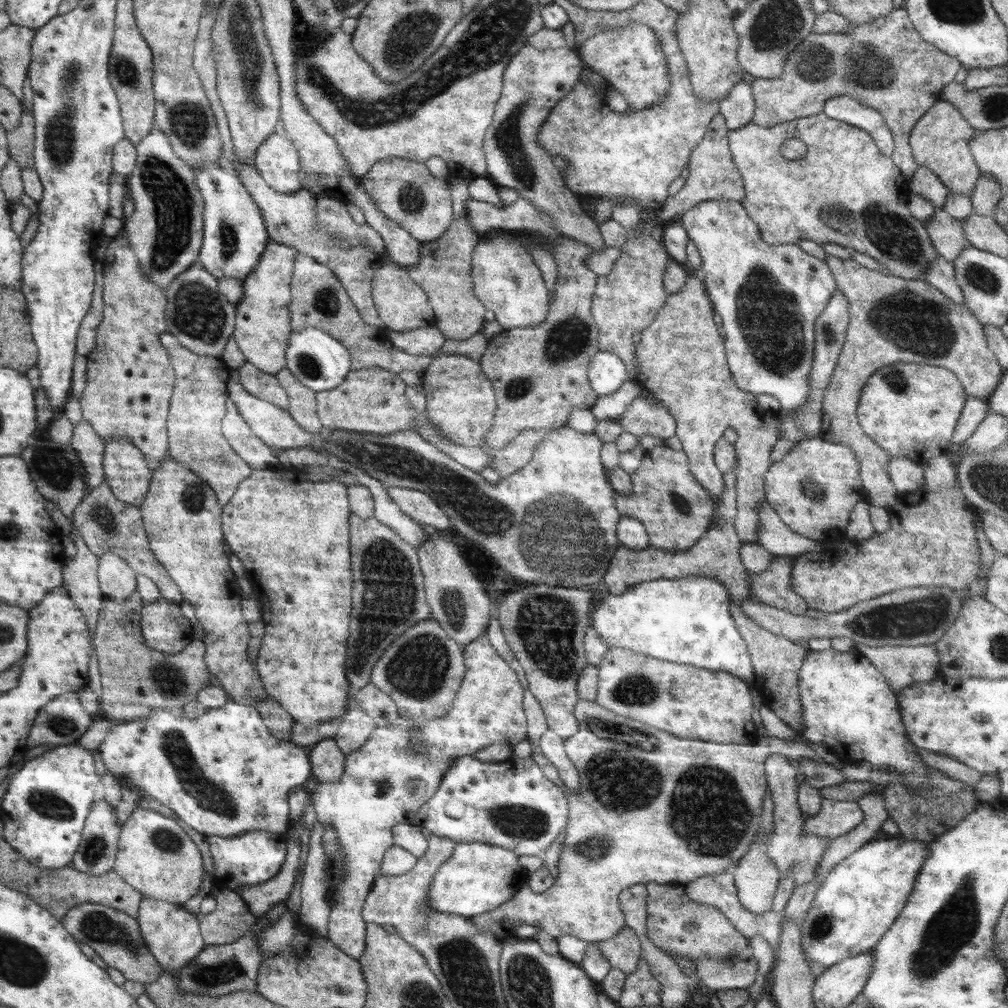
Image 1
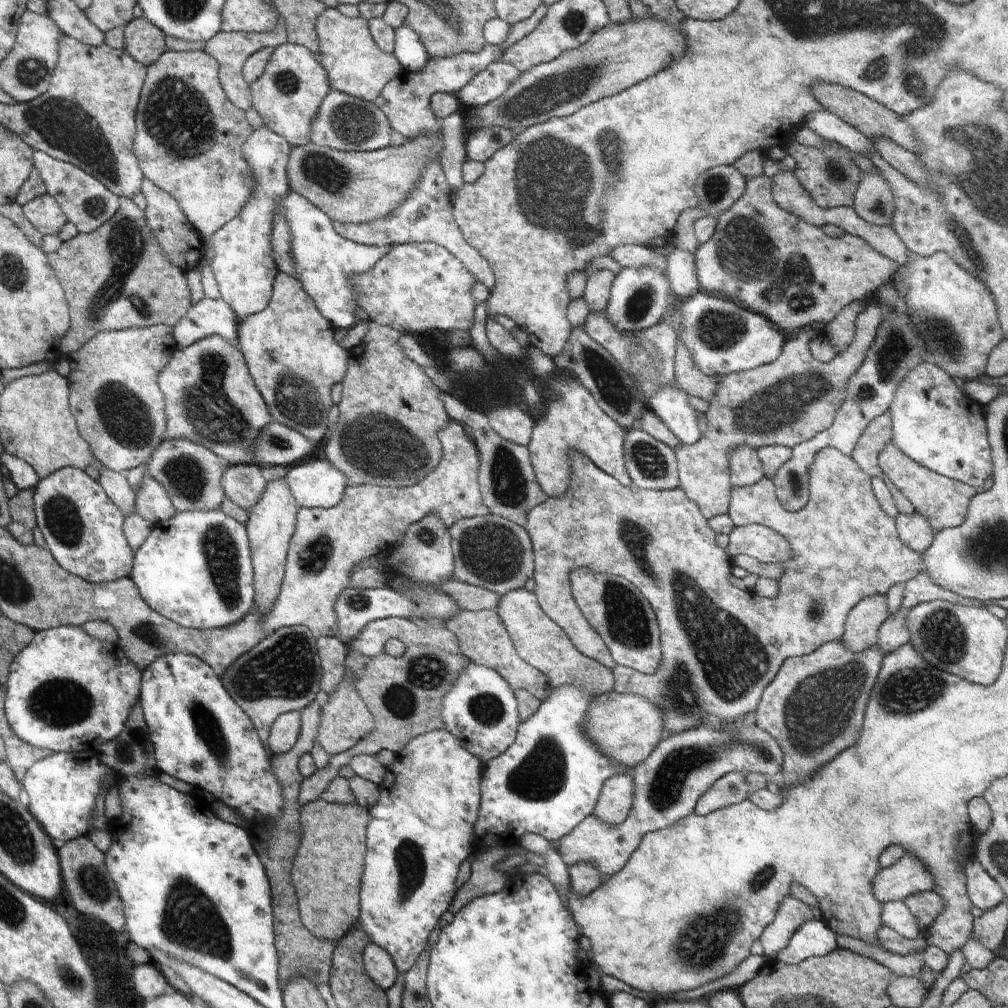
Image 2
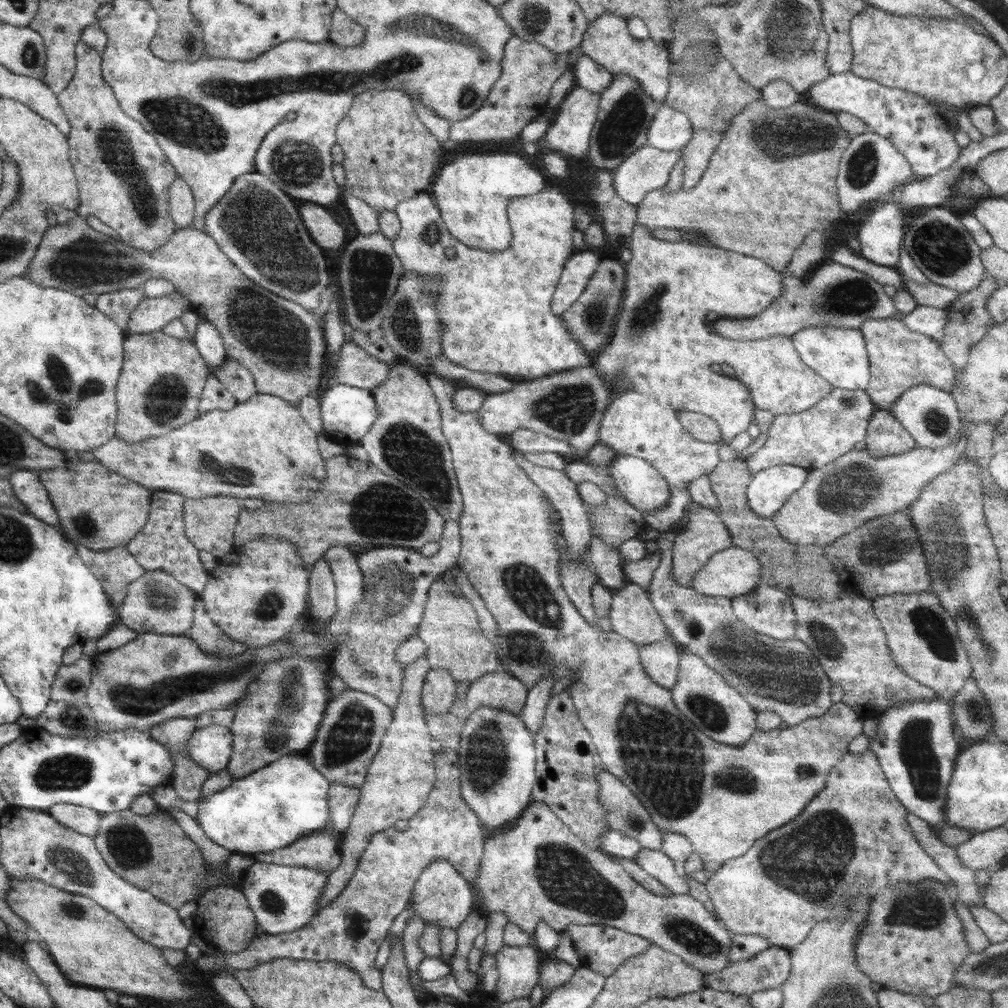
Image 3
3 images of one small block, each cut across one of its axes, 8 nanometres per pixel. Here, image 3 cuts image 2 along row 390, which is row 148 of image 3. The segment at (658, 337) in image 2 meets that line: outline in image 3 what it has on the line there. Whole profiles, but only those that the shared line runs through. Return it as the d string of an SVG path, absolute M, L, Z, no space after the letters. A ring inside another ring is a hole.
M649 145L638 149L613 171L614 189L618 197L628 204L640 205L648 192L661 190L662 186L668 182L669 174L680 156L681 151L662 151Z

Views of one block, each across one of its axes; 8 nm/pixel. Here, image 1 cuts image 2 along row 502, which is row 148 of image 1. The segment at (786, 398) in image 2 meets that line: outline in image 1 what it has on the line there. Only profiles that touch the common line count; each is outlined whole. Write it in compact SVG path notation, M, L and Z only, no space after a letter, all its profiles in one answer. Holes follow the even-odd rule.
M718 113L707 124L702 141L694 147L688 157L686 168L689 169L689 174L682 189L674 196L666 198L660 210L657 210L656 216L662 223L670 223L674 218L680 218L687 210L706 200L736 200L736 202L744 200L746 194L743 178L740 170L734 165L727 132L725 118Z

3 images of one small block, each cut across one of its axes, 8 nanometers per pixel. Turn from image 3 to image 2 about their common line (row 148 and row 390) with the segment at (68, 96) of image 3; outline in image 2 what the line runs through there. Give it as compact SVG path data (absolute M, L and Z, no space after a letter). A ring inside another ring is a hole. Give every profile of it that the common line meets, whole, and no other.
M164 325L128 330L100 332L88 340L85 346L67 356L70 362L69 406L80 437L88 446L94 458L109 470L124 473L140 464L147 466L152 454L162 443L166 432L164 416L164 394L158 388L158 374L168 366L176 349L173 327Z

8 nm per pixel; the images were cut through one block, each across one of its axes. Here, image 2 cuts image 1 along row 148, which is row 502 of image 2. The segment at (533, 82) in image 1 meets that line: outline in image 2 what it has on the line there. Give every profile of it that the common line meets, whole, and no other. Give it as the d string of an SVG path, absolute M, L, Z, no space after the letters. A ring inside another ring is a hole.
M442 392L439 398L451 421L458 422L468 430L478 448L480 456L478 483L484 506L488 508L491 515L510 520L520 527L526 526L528 512L534 506L546 502L548 498L536 479L528 448L513 444L504 440L502 436L498 436L496 430L490 426L486 414L468 408L464 402L454 398L452 394Z

